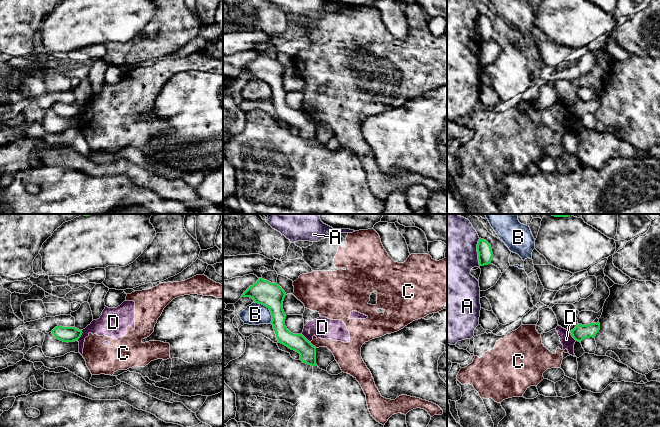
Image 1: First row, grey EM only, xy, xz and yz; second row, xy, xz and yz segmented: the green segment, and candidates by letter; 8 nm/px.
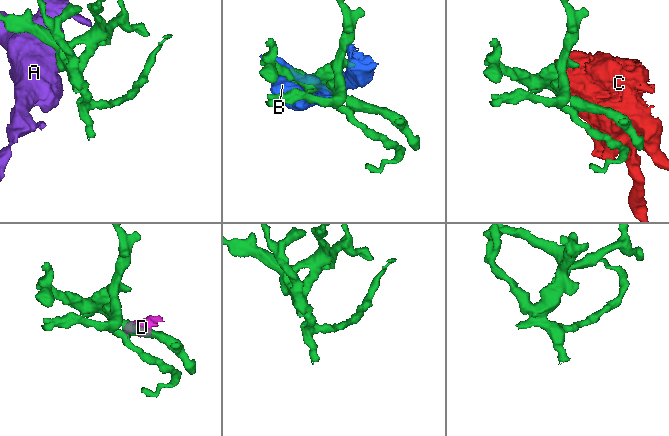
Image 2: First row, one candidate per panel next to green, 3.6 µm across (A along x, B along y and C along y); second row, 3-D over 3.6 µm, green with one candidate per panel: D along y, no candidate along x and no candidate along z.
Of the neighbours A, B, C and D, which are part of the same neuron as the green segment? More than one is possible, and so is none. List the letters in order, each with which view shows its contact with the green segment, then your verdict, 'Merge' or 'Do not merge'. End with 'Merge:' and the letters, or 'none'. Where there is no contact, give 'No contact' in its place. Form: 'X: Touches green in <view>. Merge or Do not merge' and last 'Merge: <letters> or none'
A: Touches green in yz. Do not merge
B: Touches green in xz. Do not merge
C: Touches green in xz. Do not merge
D: Touches green in xy. Do not merge
Merge: none

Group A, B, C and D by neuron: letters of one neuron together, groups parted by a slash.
A / B / C D

